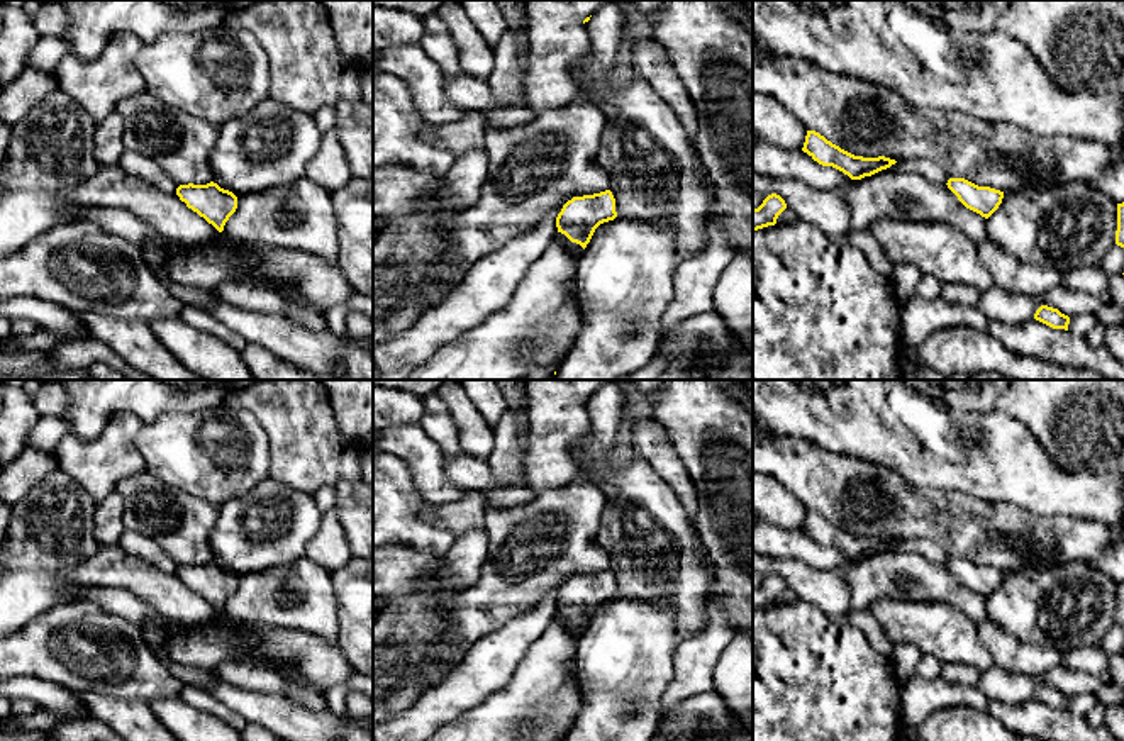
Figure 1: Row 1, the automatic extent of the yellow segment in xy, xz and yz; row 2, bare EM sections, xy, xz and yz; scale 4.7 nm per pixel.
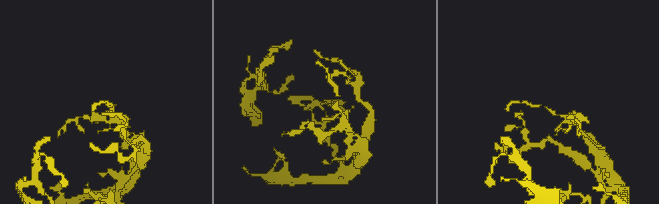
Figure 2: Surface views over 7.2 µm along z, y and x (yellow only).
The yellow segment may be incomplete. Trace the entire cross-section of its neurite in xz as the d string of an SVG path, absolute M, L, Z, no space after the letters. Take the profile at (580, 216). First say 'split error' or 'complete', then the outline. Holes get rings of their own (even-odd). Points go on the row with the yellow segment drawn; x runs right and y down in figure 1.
complete; M605 190L568 200L556 217L556 227L585 249L595 229L615 217L615 198L610 190Z

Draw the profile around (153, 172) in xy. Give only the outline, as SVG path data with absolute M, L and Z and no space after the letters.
M124 151L119 164L125 173L147 181L166 193L176 193L178 185L153 159L134 151Z

